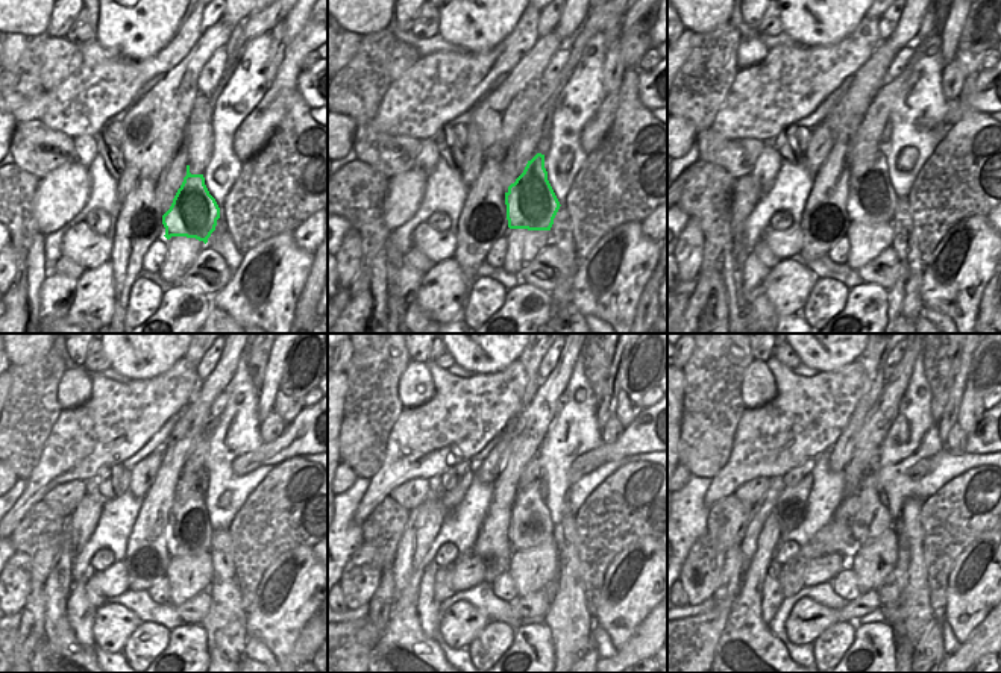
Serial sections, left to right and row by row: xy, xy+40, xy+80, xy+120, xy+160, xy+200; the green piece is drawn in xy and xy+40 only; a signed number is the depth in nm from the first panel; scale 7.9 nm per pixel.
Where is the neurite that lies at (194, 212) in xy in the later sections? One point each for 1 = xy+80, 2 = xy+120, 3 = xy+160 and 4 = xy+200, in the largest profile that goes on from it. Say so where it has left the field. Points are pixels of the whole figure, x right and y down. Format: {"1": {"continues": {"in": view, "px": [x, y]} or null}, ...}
{"1": {"continues": {"in": "xy+80", "px": [871, 199]}}, "2": {"continues": {"in": "xy+120", "px": [190, 532]}}, "3": {"continues": {"in": "xy+160", "px": [530, 526]}}, "4": {"continues": {"in": "xy+200", "px": [872, 519]}}}

